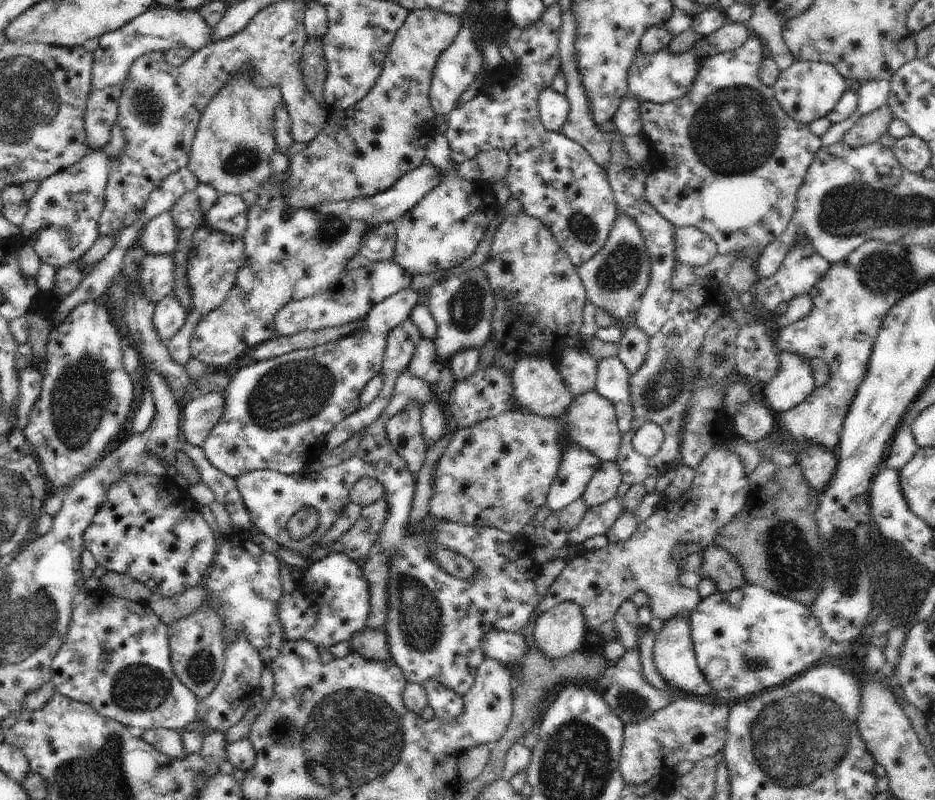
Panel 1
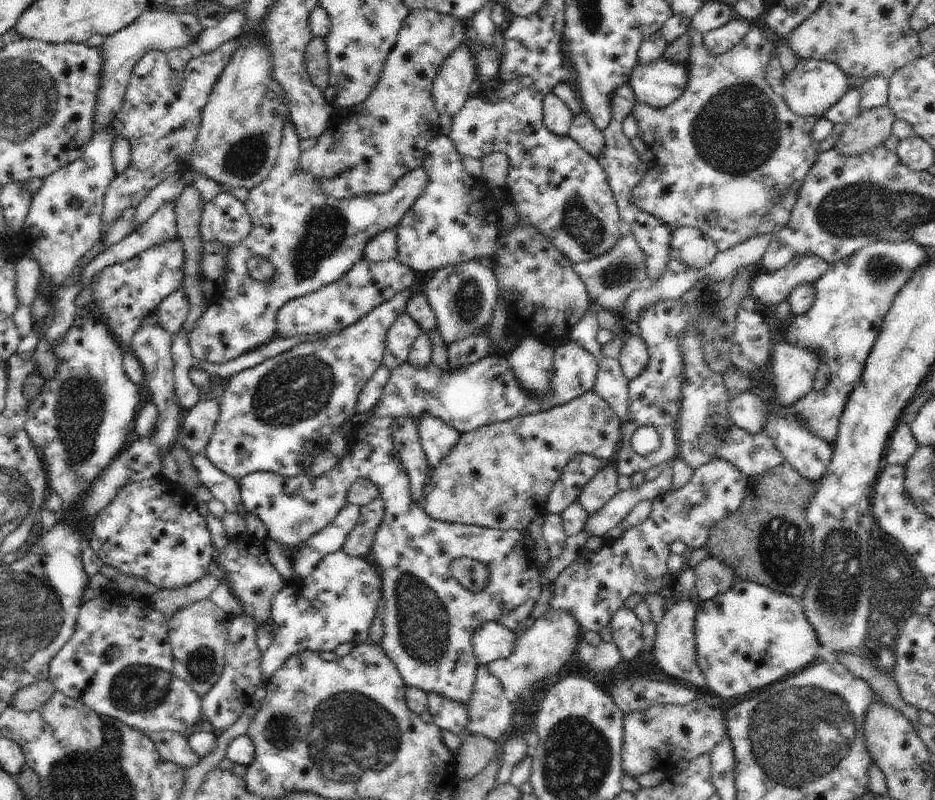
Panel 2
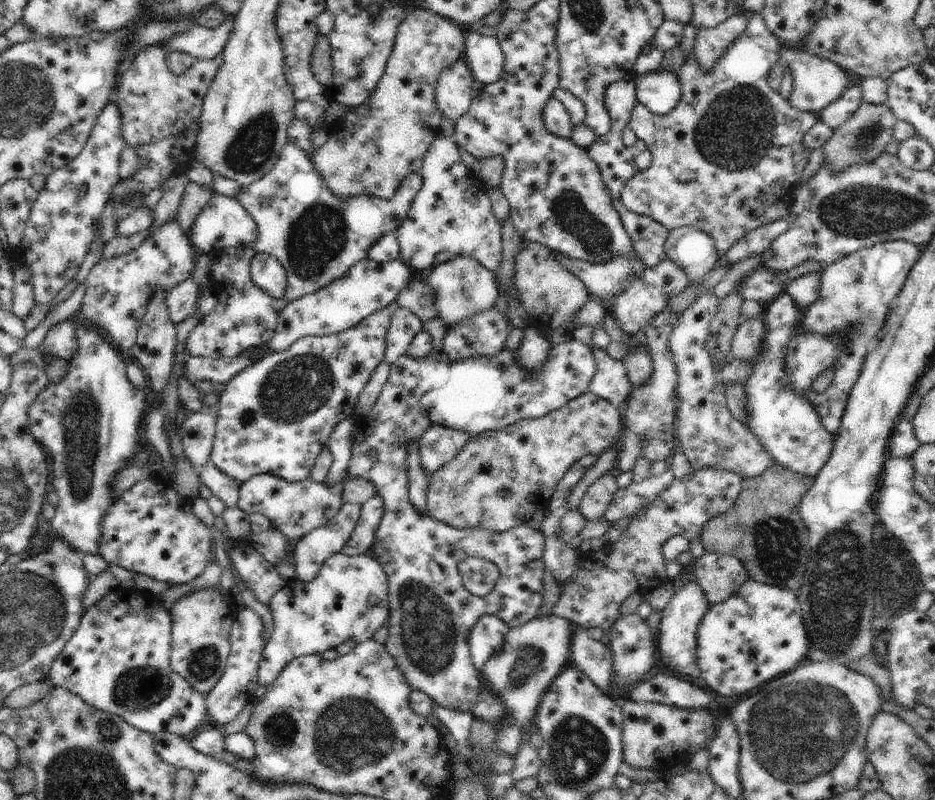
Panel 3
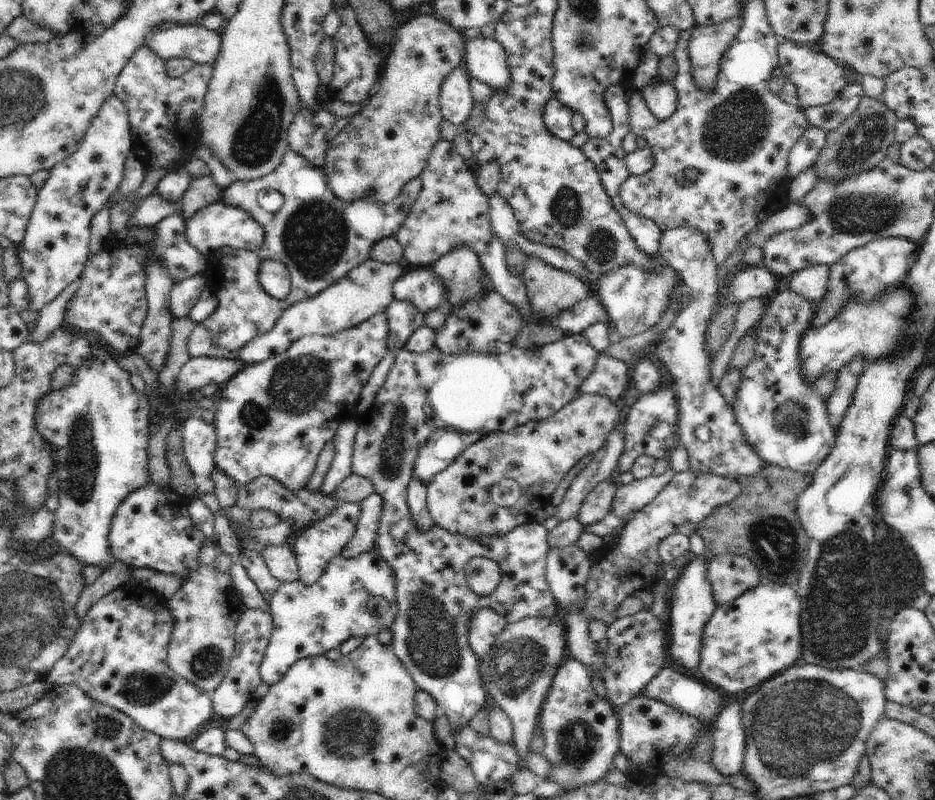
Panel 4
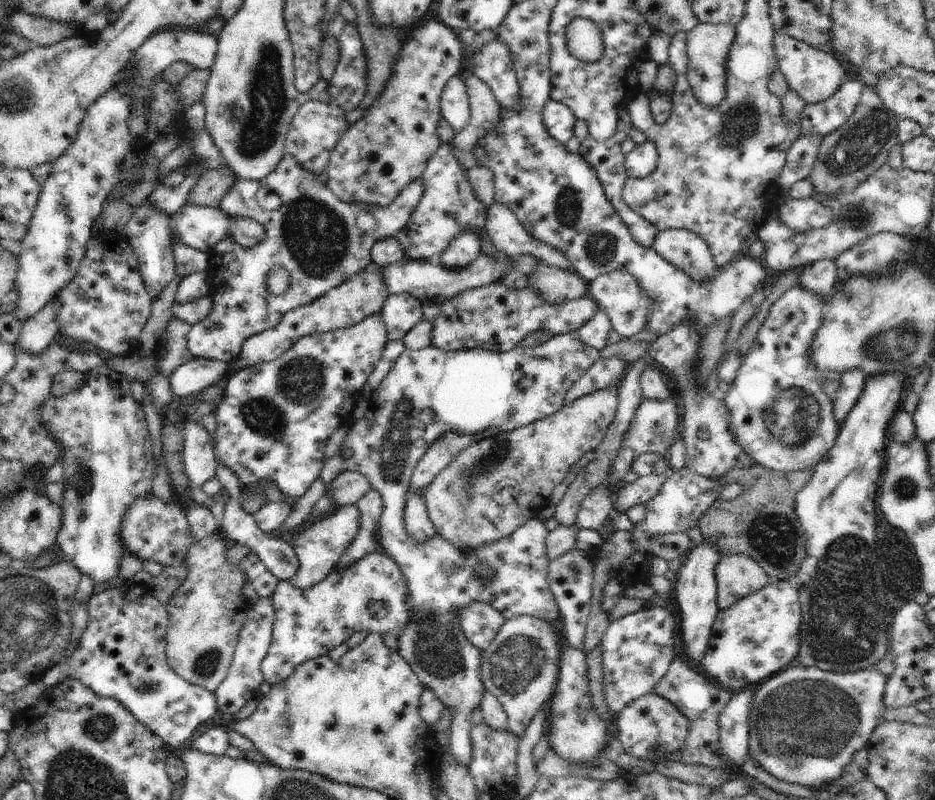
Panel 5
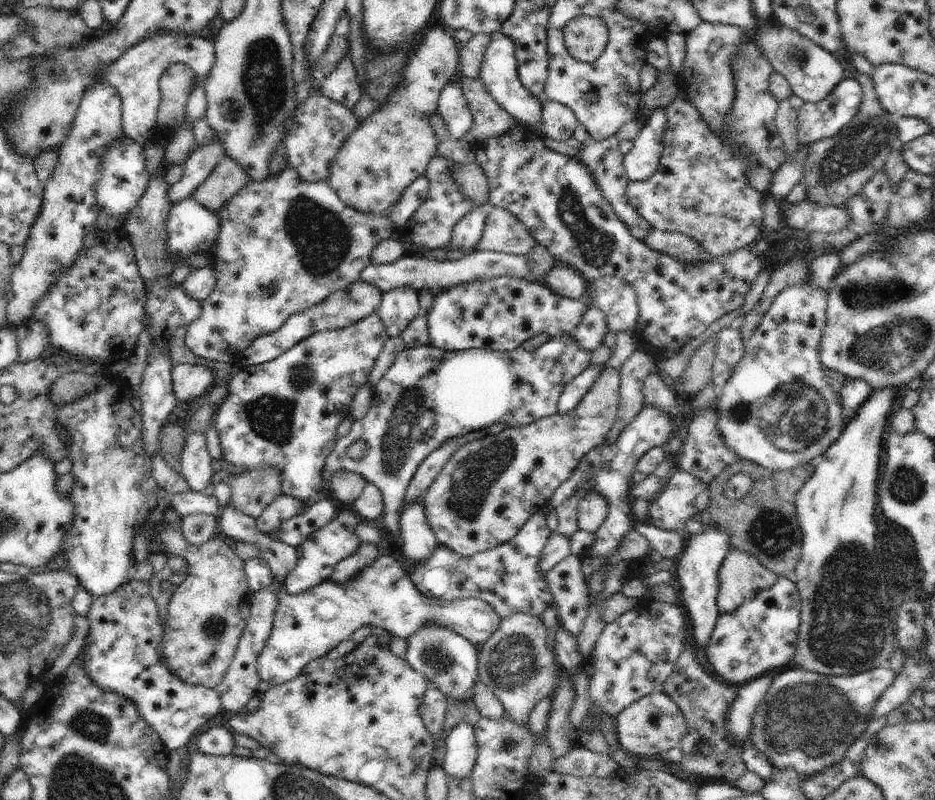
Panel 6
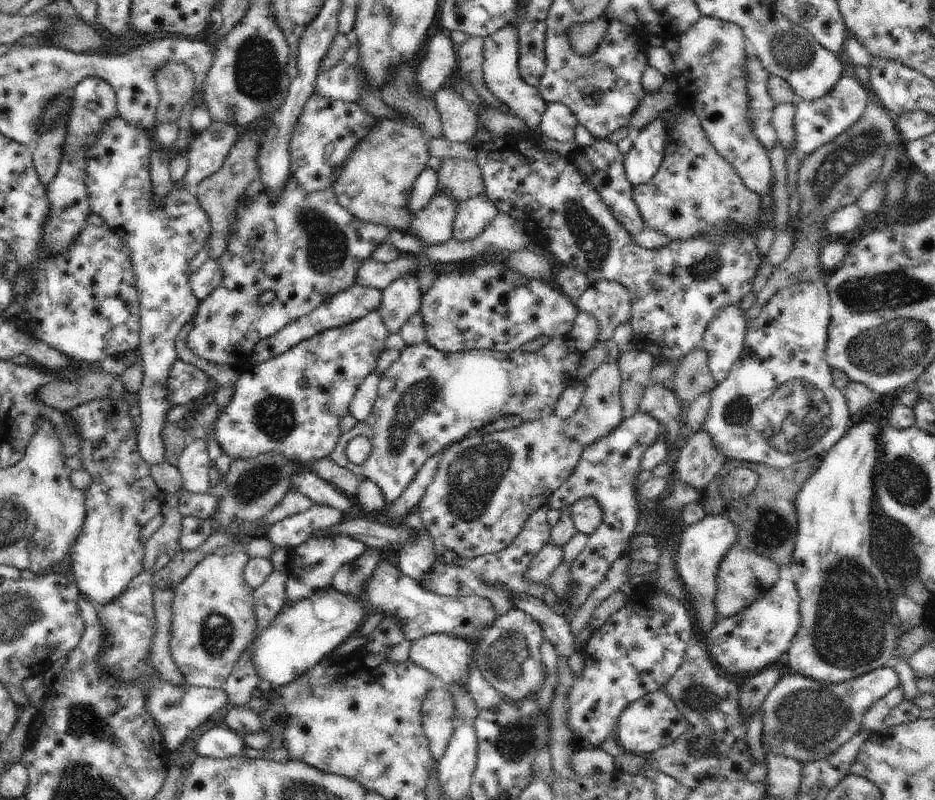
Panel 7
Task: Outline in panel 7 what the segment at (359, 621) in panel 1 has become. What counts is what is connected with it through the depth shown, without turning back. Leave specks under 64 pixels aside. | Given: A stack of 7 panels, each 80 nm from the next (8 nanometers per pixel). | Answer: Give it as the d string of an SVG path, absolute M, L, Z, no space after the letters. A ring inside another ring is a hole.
M384 560L376 566L370 582L364 586L360 598L350 598L332 587L320 590L310 598L298 602L286 602L274 621L252 644L252 666L261 680L270 682L273 689L296 681L306 670L334 653L365 620L382 612L384 617L396 616L402 622L404 637L410 641L430 634L450 634L462 638L480 638L497 620L496 612L488 598L482 596L454 597L428 592L399 568ZM363 622L363 623L362 623Z

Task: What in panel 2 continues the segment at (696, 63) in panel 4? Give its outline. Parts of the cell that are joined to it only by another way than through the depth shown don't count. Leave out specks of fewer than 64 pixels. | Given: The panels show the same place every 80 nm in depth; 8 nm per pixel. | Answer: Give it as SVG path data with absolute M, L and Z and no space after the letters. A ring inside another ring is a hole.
M732 17L724 26L703 34L700 39L712 56L734 48L750 32L751 23Z

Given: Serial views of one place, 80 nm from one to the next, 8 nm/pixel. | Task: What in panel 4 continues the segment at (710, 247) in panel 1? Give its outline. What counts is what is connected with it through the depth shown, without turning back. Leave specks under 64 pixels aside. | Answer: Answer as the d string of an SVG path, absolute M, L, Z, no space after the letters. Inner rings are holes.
M677 227L663 232L657 256L677 272L691 292L688 306L679 312L670 329L665 330L655 344L654 352L672 375L679 407L677 441L686 448L689 469L736 480L738 476L759 474L766 464L746 442L742 426L736 422L733 407L728 405L711 380L713 358L706 350L706 334L718 309L718 292L722 285L718 281L718 265L714 262L710 242L700 230ZM702 425L710 430L708 440L700 440L696 436L696 429Z

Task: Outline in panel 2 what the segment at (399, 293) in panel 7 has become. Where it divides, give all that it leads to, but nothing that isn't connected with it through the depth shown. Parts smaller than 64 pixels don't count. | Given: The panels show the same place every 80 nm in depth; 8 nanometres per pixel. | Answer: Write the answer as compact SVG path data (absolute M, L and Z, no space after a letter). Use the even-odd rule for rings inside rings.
M408 313L400 315L387 332L382 364L394 370L408 361L411 346L422 333L418 323Z

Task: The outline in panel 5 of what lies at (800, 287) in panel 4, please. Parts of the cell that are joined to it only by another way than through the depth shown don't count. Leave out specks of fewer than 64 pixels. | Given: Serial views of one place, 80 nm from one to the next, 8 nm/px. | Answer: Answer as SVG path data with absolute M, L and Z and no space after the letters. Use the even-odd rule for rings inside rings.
M818 260L801 269L799 286L813 294L820 294L827 300L836 290L839 278L837 272L838 268L834 260Z

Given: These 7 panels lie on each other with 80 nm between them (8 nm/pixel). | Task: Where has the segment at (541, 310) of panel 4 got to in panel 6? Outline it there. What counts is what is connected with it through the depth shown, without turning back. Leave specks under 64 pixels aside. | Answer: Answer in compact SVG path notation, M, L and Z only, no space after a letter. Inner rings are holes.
M559 263L554 264L543 280L537 282L546 284L557 297L569 299L581 299L588 288L588 282L580 273Z

